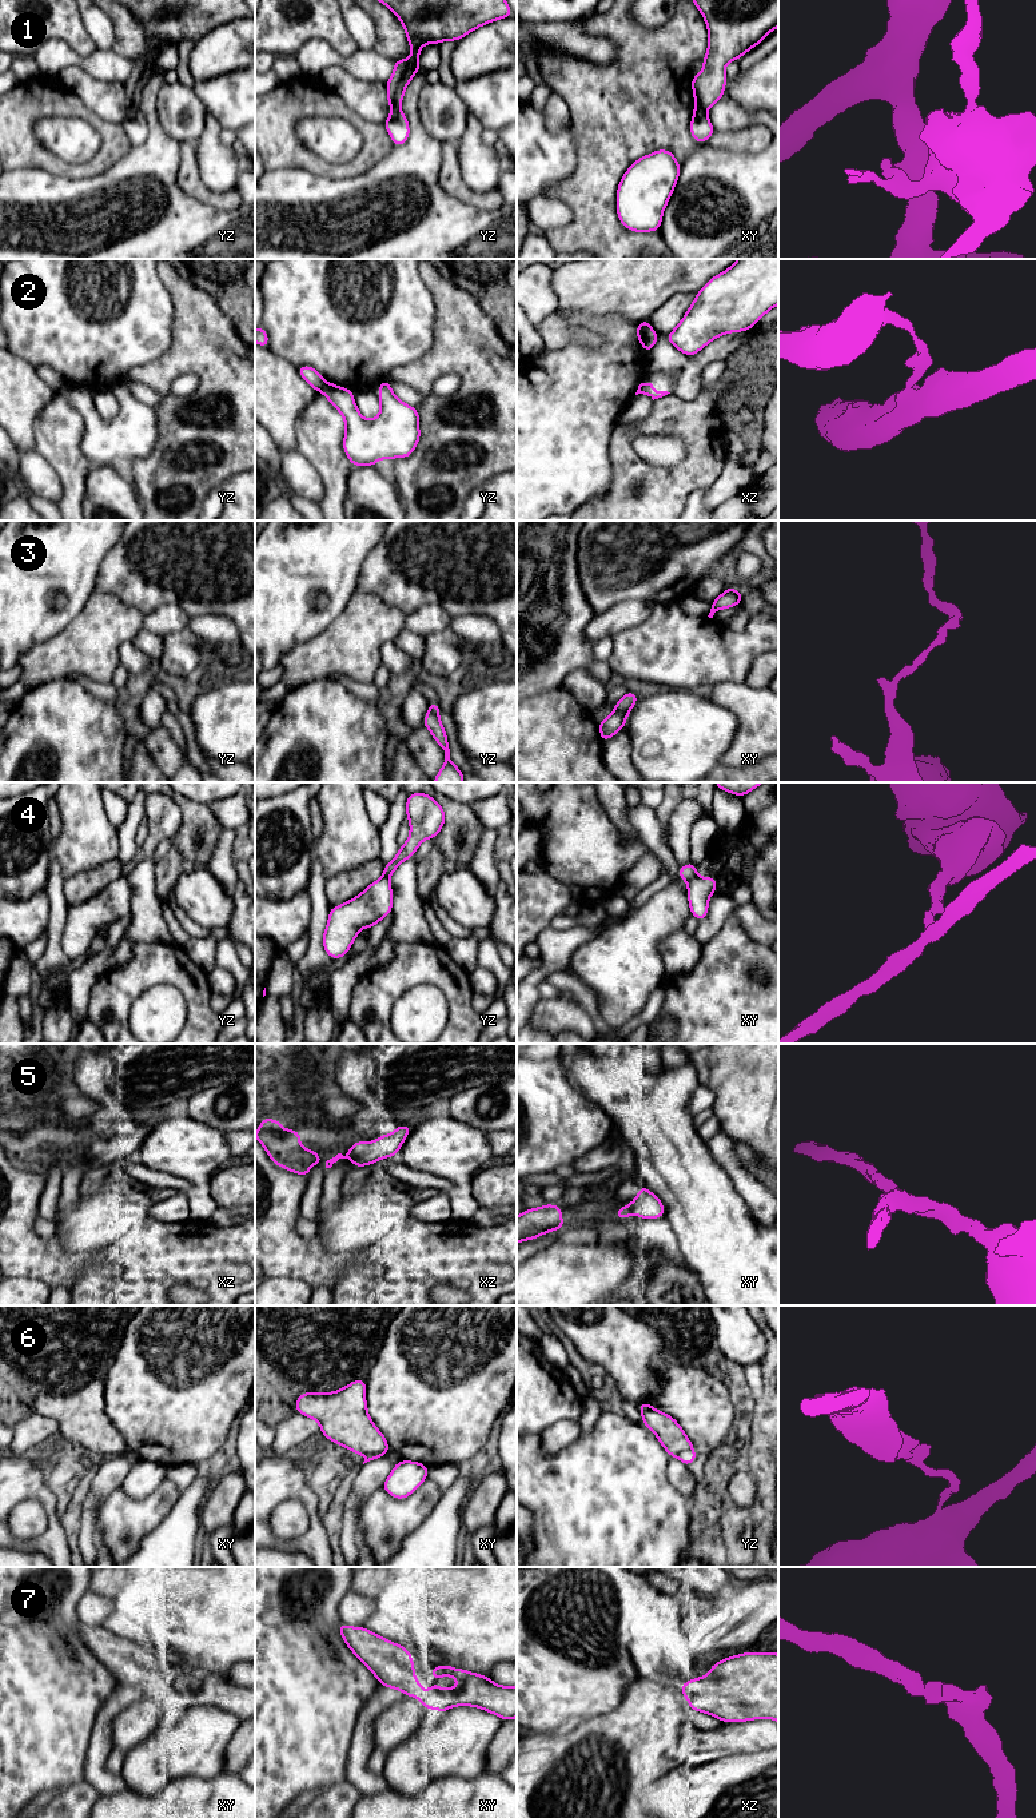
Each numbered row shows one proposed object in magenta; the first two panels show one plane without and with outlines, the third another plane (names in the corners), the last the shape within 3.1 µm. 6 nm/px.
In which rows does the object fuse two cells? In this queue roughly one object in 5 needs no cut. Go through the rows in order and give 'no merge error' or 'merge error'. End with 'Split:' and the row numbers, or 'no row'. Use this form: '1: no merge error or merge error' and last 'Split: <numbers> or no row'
1: merge error
2: merge error
3: merge error
4: merge error
5: no merge error
6: merge error
7: no merge error
Split: 1, 2, 3, 4, 6

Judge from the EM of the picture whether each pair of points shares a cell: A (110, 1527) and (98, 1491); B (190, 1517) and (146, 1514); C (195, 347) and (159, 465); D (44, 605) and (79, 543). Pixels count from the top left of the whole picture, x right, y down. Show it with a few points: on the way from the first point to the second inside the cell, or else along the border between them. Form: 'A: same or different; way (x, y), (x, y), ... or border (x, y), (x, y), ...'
A: different; border (119, 1487), (106, 1498), (98, 1510), (98, 1534)
B: different; border (182, 1492), (172, 1508), (144, 1534)
C: same; way (207, 377), (207, 405), (188, 435)
D: same; way (44, 590), (44, 581), (64, 558)

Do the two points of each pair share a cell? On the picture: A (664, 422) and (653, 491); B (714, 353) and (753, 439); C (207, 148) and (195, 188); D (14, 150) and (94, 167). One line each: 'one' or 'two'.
A: one
B: two
C: two
D: one

